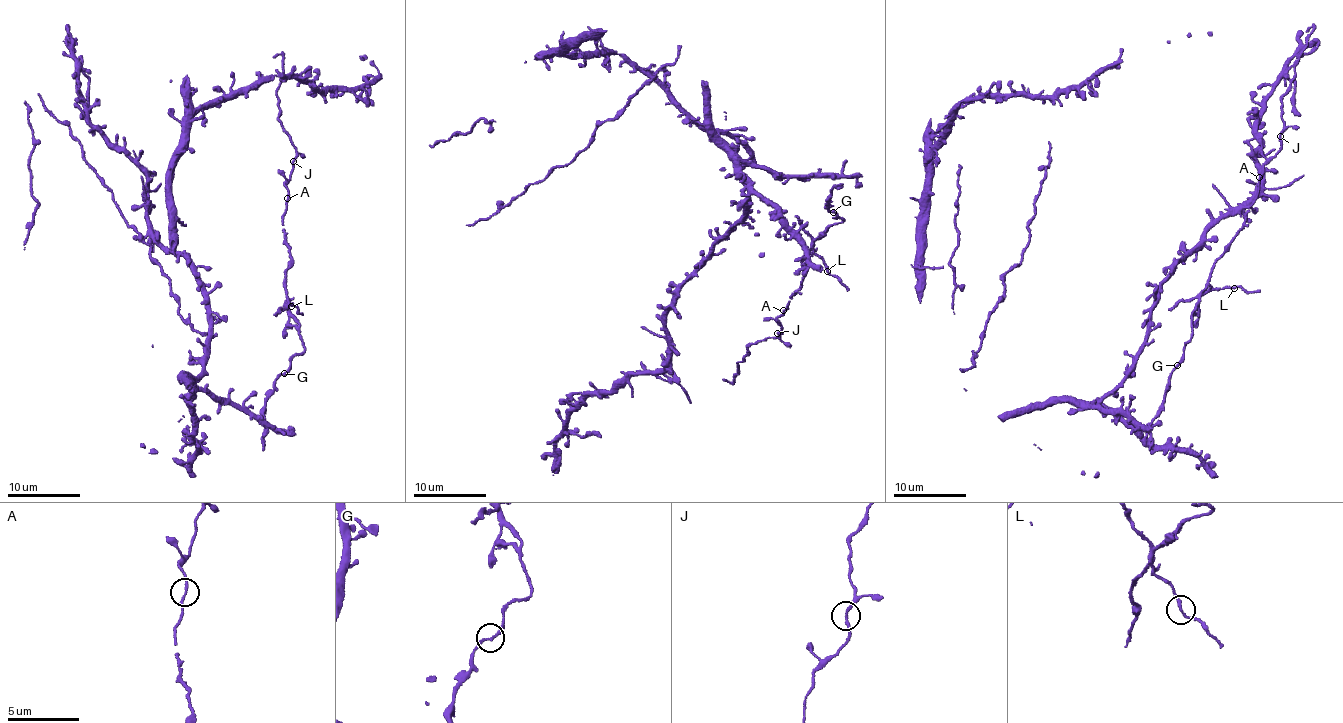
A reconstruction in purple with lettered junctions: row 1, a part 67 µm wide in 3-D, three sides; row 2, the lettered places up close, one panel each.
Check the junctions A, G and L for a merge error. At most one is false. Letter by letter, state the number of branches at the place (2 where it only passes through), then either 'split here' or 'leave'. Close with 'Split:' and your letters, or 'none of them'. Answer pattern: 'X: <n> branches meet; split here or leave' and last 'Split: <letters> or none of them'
A: 2 branches meet; leave
G: 2 branches meet; leave
L: 2 branches meet; leave
Split: none of them

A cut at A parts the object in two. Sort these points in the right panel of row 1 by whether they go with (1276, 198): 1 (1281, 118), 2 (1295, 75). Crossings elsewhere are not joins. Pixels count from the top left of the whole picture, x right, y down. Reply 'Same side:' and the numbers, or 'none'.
Same side: none

